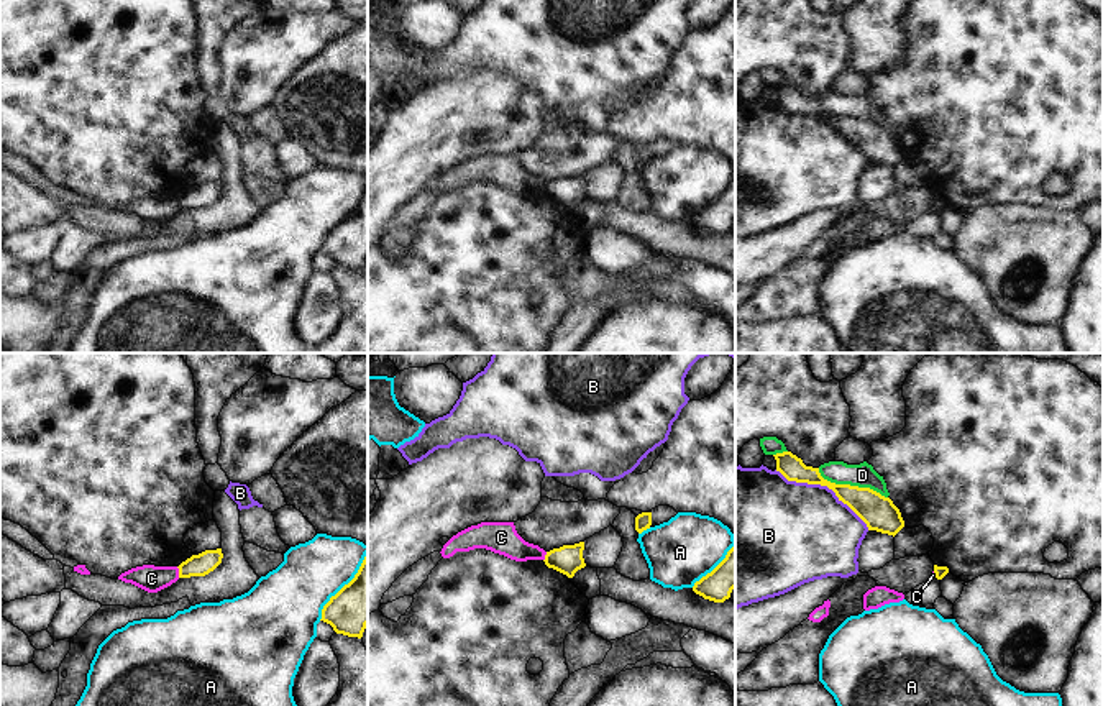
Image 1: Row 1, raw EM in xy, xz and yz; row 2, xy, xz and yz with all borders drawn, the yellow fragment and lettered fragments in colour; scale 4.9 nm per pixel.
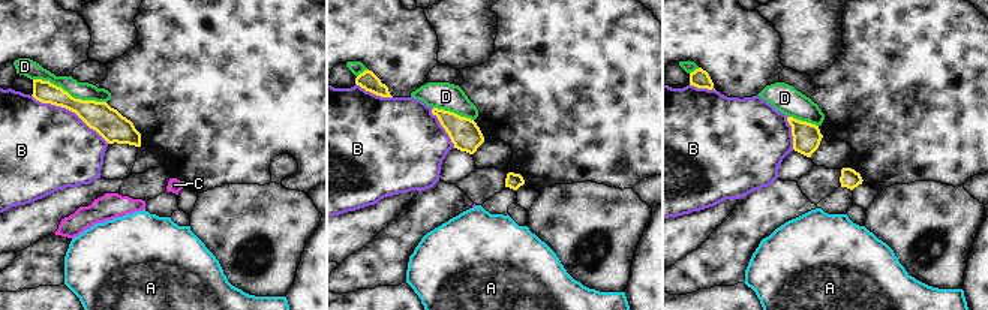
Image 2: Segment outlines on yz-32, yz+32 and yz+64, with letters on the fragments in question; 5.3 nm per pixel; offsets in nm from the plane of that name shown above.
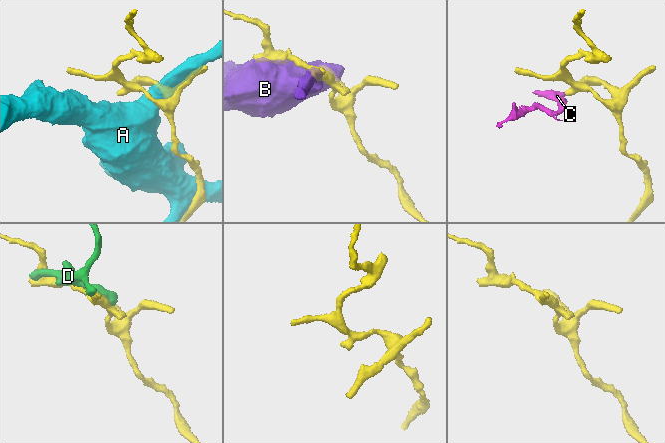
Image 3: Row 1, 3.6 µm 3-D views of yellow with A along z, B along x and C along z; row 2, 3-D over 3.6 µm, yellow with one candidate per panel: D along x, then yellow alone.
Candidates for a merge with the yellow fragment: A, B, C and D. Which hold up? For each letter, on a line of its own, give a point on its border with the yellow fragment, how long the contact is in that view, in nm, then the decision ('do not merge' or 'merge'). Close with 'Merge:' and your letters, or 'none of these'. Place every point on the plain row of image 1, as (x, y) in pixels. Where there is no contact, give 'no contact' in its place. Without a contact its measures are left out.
A: xy (345, 217) | 400 nm | do not merge
B: yz (823, 117) | 550 nm | do not merge
C: xy (179, 204) | 60 nm | do not merge
D: yz (849, 117) | 380 nm | do not merge
Merge: none of these

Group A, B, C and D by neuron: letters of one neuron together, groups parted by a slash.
A / B / C / D

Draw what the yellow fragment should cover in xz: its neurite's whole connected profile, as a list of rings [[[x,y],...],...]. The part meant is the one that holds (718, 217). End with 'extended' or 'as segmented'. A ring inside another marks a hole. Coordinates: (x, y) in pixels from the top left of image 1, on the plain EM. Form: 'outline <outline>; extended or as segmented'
outline [[[735,177],[725,190],[706,209],[694,215],[693,223],[704,232],[724,235],[735,220]]]; as segmented

